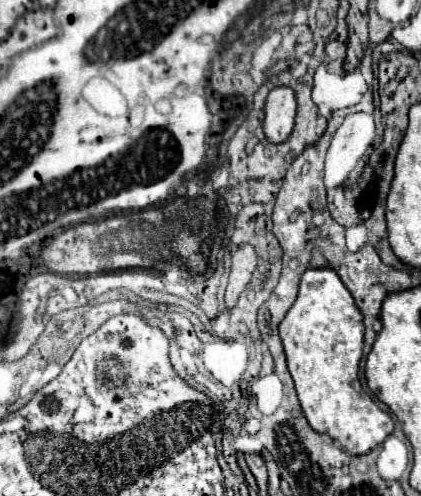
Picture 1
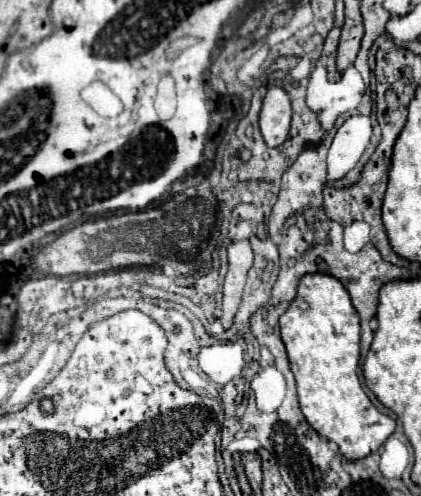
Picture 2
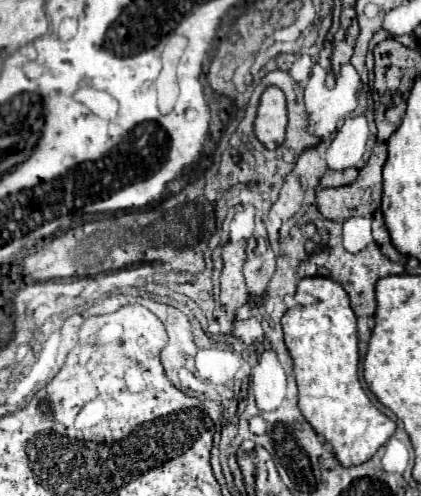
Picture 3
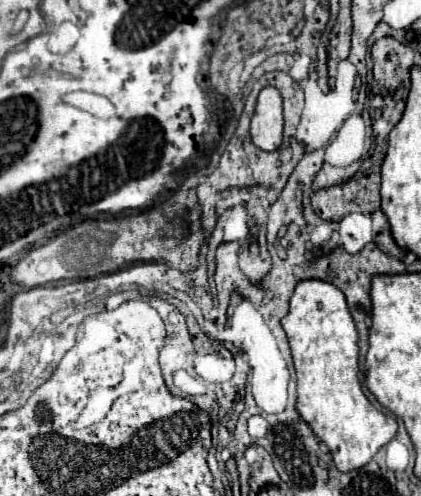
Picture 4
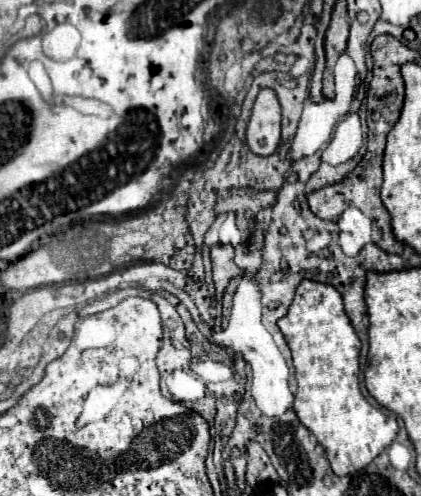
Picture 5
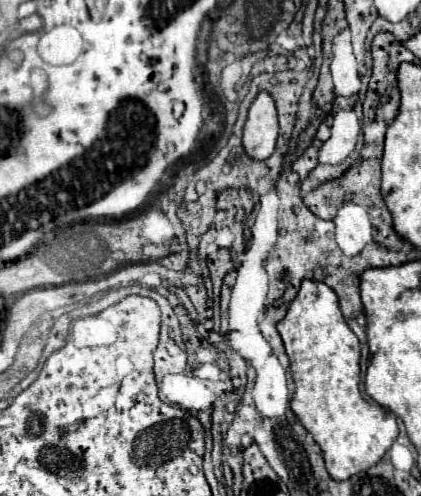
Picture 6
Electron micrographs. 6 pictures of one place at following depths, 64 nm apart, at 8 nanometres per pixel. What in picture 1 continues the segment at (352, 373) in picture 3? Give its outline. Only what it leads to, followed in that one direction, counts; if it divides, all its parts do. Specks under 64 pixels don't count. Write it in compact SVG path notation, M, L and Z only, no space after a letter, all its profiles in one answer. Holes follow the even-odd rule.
M318 268L302 274L298 298L280 322L280 338L302 412L316 432L328 434L352 456L368 454L392 434L390 414L380 410L362 390L358 378L364 346L362 314L334 270Z

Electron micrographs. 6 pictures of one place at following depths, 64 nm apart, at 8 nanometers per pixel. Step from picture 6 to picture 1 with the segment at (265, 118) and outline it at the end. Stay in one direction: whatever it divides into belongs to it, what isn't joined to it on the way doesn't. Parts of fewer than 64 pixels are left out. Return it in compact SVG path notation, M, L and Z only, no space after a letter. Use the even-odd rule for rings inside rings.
M278 86L270 90L264 104L264 122L262 122L268 142L272 144L284 142L294 128L294 116L296 116L296 96L292 88Z

